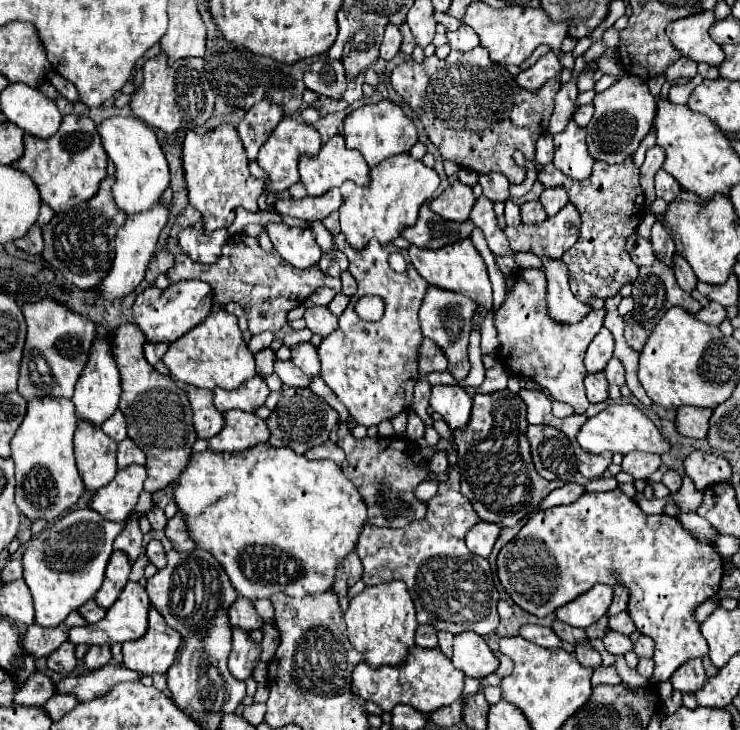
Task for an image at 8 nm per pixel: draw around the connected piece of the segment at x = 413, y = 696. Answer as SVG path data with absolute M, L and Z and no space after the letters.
M412 646L408 652L408 662L404 666L380 666L370 668L366 662L358 664L352 674L352 692L364 700L376 702L382 710L390 712L396 704L408 704L422 714L432 714L438 708L450 706L462 696L464 674L452 666L440 648L420 648Z

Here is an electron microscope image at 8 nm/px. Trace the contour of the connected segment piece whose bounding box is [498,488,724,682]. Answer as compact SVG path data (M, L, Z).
M620 488L600 494L584 492L572 504L536 512L498 554L498 578L502 586L522 610L538 618L554 614L560 606L588 592L594 584L606 584L610 588L616 584L626 586L630 596L630 618L640 634L656 642L654 678L660 682L670 680L670 676L690 658L704 658L708 654L708 644L700 632L694 610L720 590L722 574L722 558L712 544L696 540L682 528L678 518L668 514L644 514Z

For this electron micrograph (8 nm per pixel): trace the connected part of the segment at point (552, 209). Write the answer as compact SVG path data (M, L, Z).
M544 188L544 192L540 194L540 202L546 214L554 216L568 204L568 194L564 192L564 188Z

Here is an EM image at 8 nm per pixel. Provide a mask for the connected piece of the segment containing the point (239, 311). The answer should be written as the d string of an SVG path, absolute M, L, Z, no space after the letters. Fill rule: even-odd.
M230 302L230 304L226 304L224 306L230 314L236 314L238 316L238 324L240 324L240 330L244 332L248 326L246 326L246 312L244 312L244 308L240 306L240 304L234 304L234 302Z

